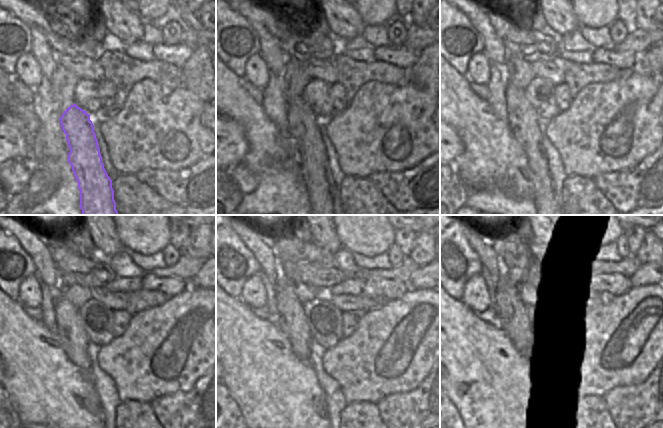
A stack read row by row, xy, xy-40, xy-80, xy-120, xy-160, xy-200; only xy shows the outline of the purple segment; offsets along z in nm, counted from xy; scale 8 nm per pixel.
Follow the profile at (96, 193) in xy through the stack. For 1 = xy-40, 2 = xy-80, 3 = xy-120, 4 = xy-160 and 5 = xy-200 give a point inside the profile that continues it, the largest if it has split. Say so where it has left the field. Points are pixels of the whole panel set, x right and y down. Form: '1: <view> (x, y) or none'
1: xy-40 (323, 194)
2: xy-80 (522, 118)
3: xy-120 (70, 329)
4: xy-160 (292, 322)
5: xy-200 (510, 308)

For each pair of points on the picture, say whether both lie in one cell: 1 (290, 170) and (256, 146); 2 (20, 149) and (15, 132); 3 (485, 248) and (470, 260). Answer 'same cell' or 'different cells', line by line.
1: different cells
2: same cell
3: different cells

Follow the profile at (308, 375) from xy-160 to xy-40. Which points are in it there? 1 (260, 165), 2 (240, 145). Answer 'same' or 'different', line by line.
1: same
2: different

